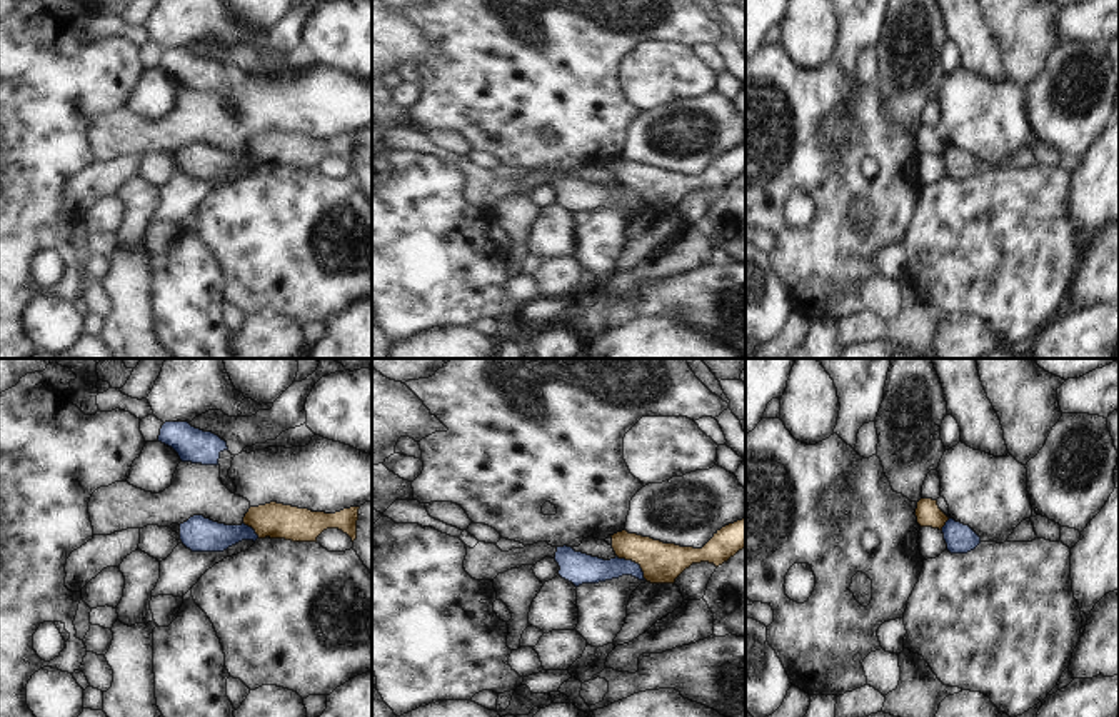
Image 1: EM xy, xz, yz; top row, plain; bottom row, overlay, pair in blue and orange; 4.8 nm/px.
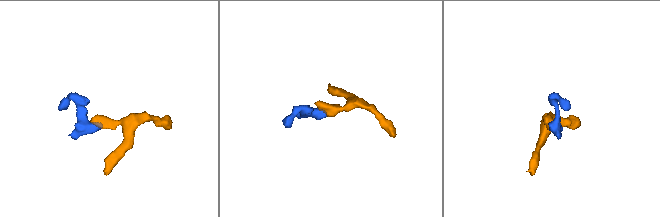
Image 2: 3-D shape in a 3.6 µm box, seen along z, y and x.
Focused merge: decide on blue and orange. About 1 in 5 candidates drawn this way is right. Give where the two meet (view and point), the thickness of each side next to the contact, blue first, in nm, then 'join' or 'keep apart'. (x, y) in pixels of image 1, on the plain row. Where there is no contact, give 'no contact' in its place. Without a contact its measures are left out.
contact xz (634, 189); calibres 140 and 190 nm; keep apart

